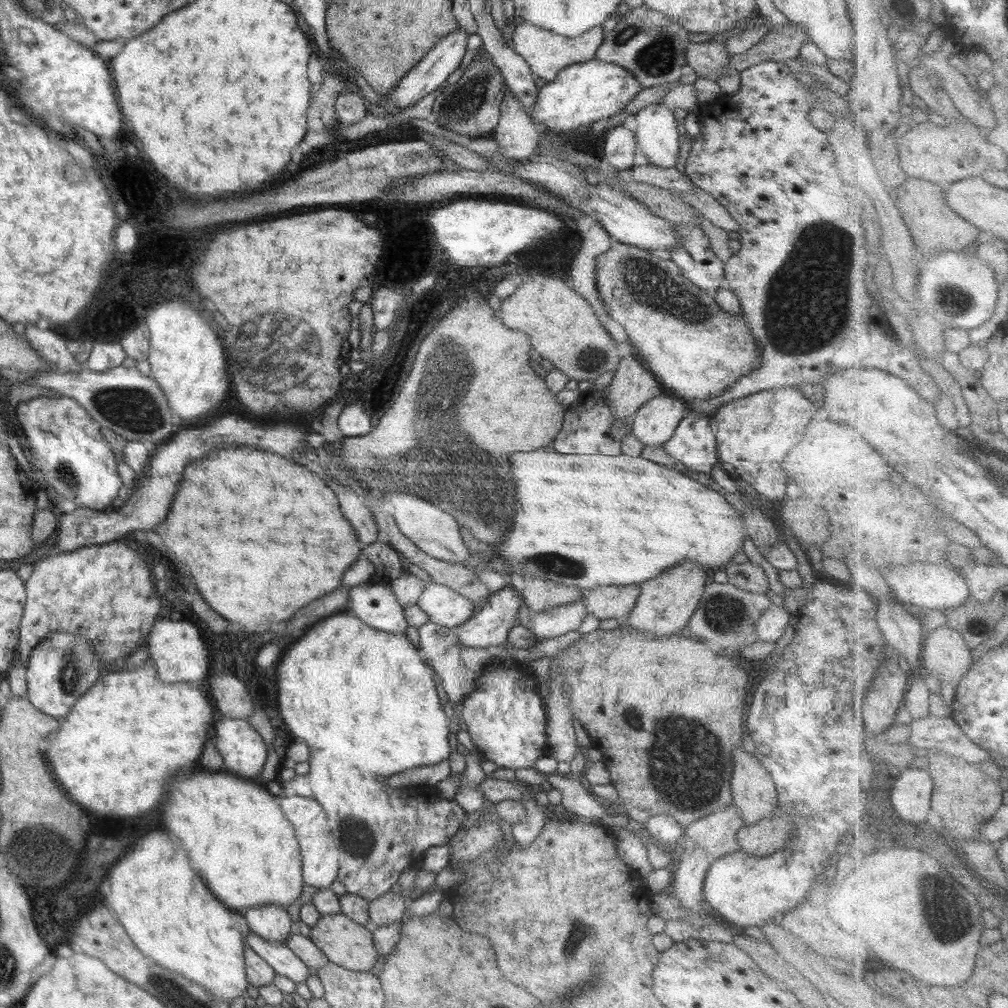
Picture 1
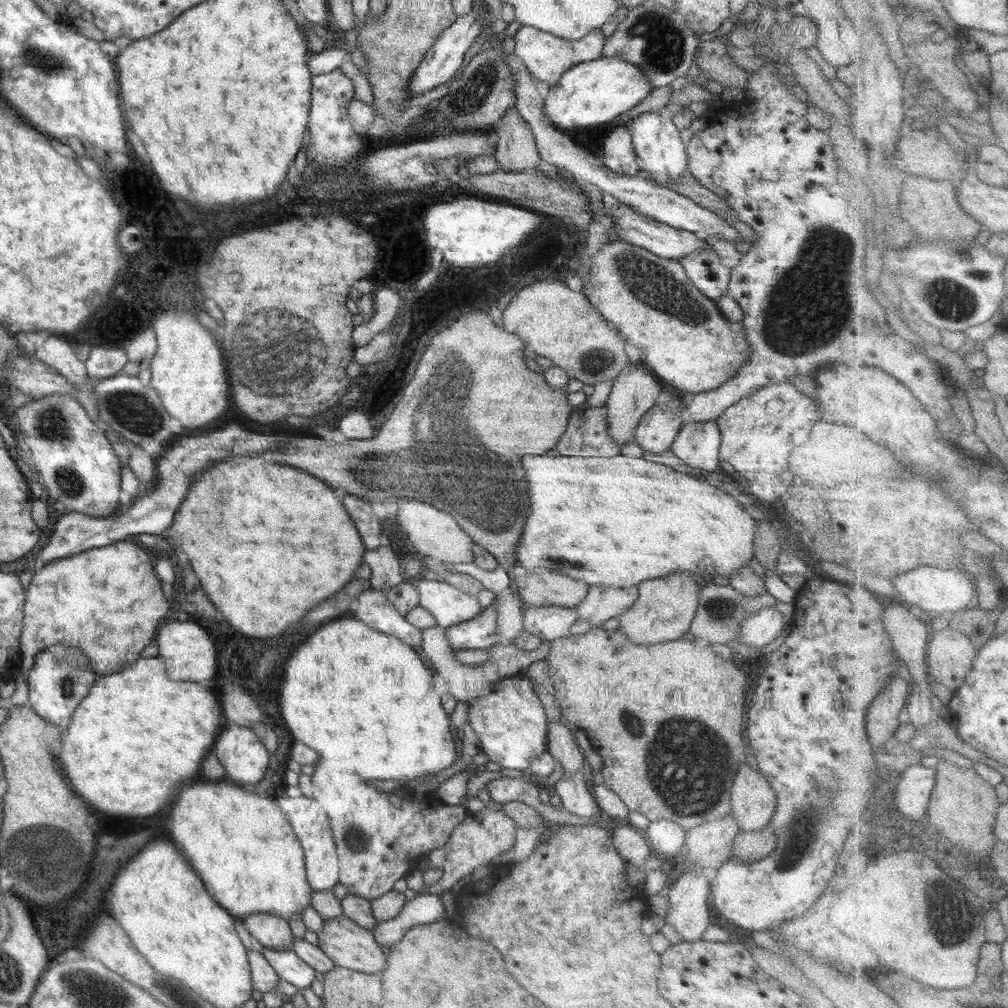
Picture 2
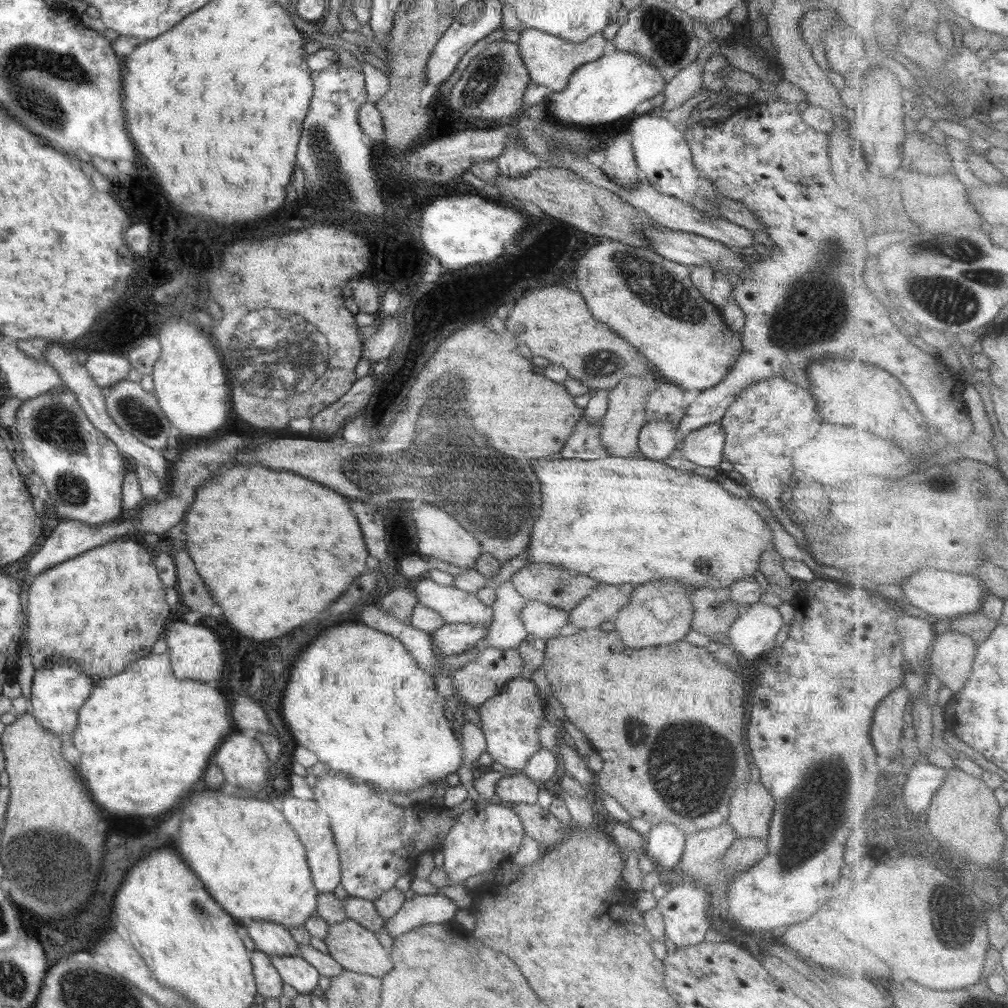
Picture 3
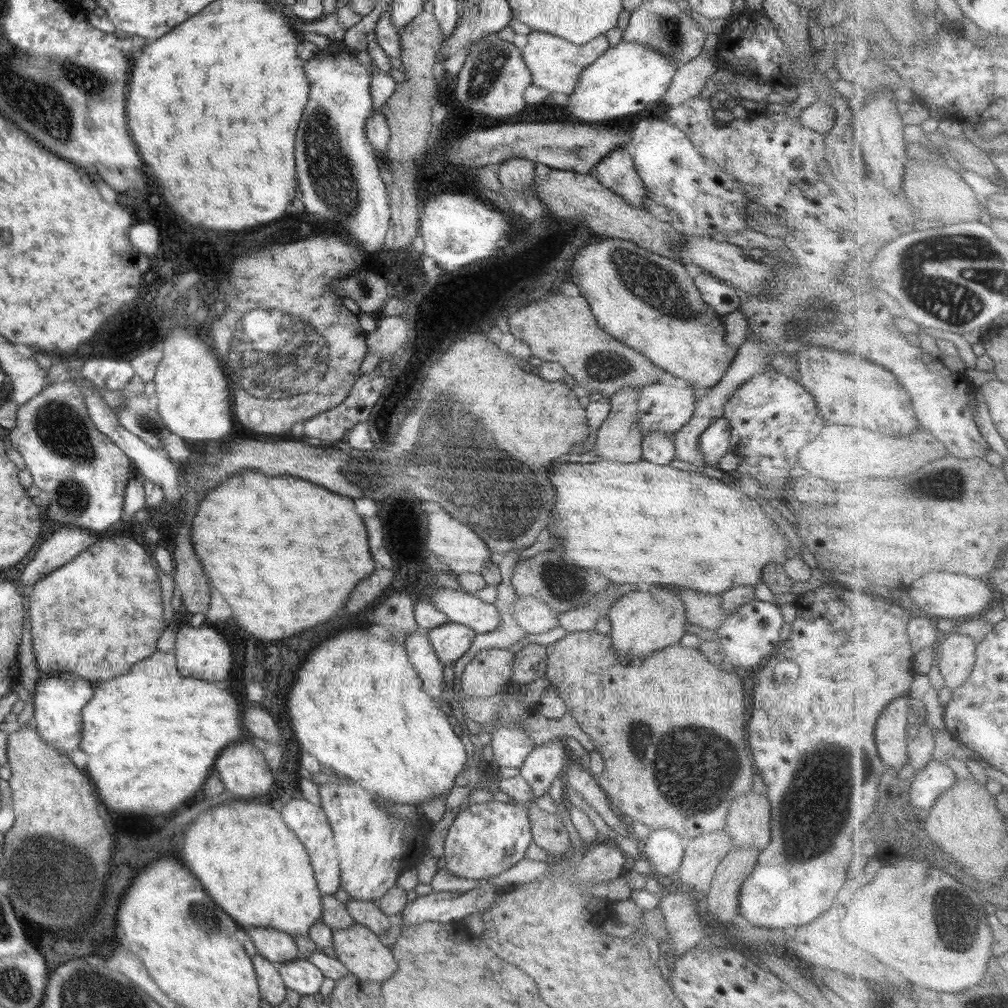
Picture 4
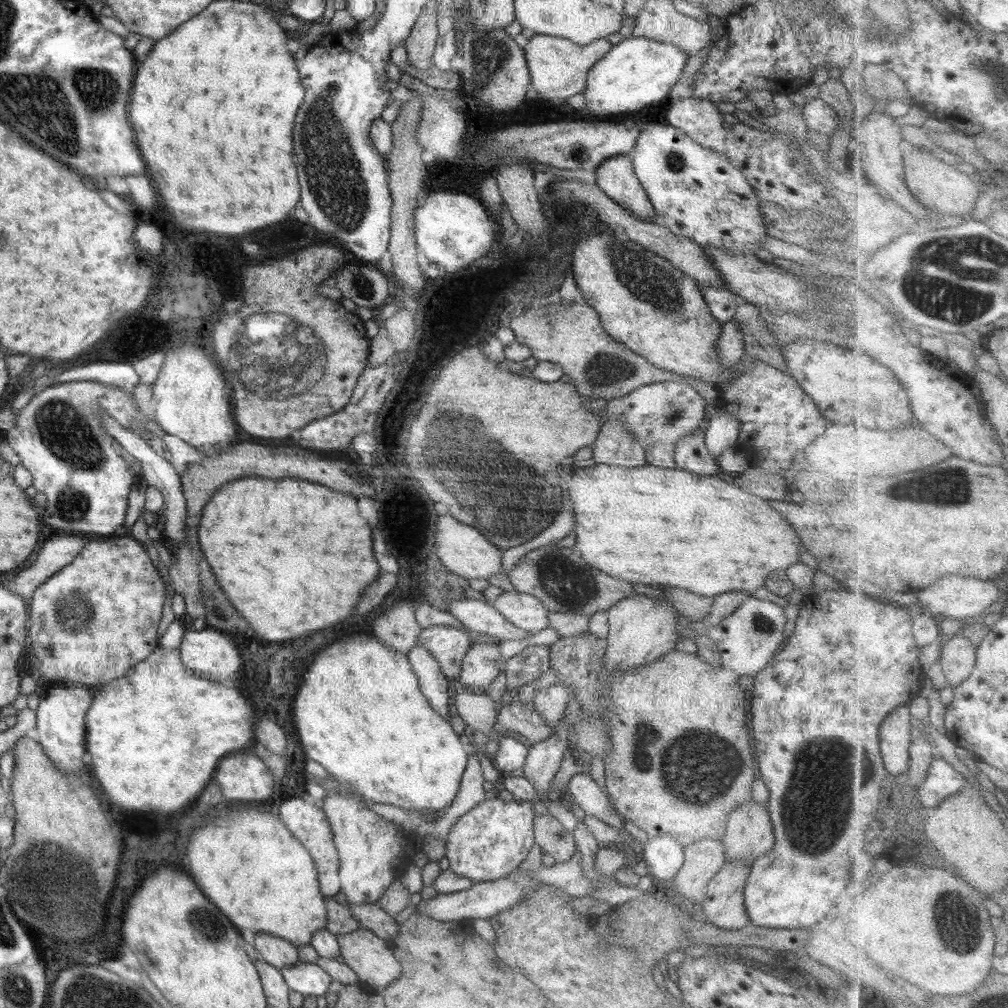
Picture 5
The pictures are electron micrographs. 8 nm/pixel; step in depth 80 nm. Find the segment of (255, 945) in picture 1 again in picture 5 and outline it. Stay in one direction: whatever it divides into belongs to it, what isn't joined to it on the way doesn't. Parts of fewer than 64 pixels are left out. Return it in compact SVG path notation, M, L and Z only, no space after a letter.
M298 962L289 967L279 968L288 988L305 996L328 996L331 976L316 964Z

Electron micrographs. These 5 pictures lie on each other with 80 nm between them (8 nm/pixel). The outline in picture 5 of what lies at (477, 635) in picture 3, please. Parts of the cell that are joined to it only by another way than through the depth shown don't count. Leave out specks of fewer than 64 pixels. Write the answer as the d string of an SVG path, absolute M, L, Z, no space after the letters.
M449 626L423 628L419 642L440 663L446 679L459 680L462 658L471 648L471 636L466 629Z

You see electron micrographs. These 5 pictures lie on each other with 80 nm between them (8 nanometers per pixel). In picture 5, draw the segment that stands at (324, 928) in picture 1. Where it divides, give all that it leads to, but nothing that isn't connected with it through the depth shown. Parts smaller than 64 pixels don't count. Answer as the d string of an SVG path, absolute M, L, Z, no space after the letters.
M360 927L354 932L336 935L336 938L339 942L339 954L342 954L344 963L357 974L359 980L367 982L379 992L401 976L402 965L394 957L392 944L376 936L371 930Z

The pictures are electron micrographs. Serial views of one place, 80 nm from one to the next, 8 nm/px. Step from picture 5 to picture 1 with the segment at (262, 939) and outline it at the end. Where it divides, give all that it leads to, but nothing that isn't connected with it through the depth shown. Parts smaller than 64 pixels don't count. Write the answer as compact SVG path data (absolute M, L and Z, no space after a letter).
M272 903L247 908L243 914L252 933L270 942L286 943L292 918L286 908Z

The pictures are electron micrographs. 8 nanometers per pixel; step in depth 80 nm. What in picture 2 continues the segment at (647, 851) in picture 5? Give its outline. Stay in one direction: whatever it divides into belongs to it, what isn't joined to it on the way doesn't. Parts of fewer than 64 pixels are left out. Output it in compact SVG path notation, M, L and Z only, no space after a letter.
M651 822L644 830L644 835L652 852L664 857L669 865L678 859L684 850L686 831L674 822Z

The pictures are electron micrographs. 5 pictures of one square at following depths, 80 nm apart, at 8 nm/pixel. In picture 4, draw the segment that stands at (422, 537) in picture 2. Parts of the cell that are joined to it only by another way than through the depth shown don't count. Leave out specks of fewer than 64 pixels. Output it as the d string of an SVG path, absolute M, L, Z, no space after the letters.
M430 512L428 514L428 538L426 538L426 550L436 555L445 567L456 575L462 573L480 573L488 564L494 561L494 555L486 546L486 543L475 533L460 524L456 518L452 518L446 512Z

